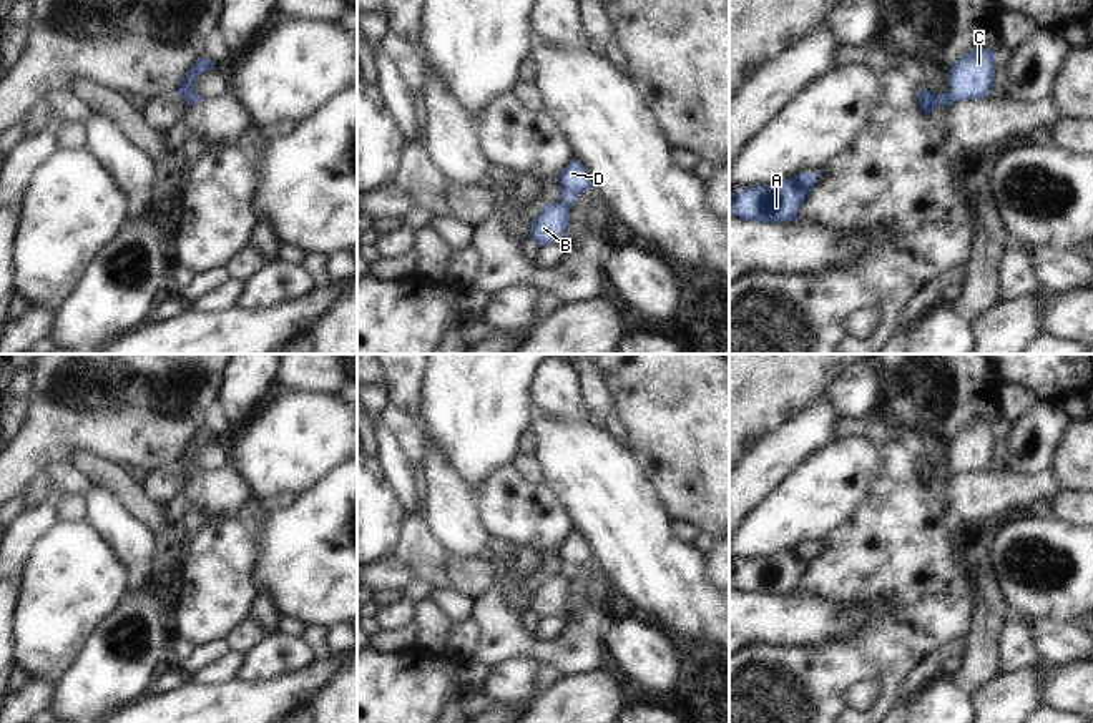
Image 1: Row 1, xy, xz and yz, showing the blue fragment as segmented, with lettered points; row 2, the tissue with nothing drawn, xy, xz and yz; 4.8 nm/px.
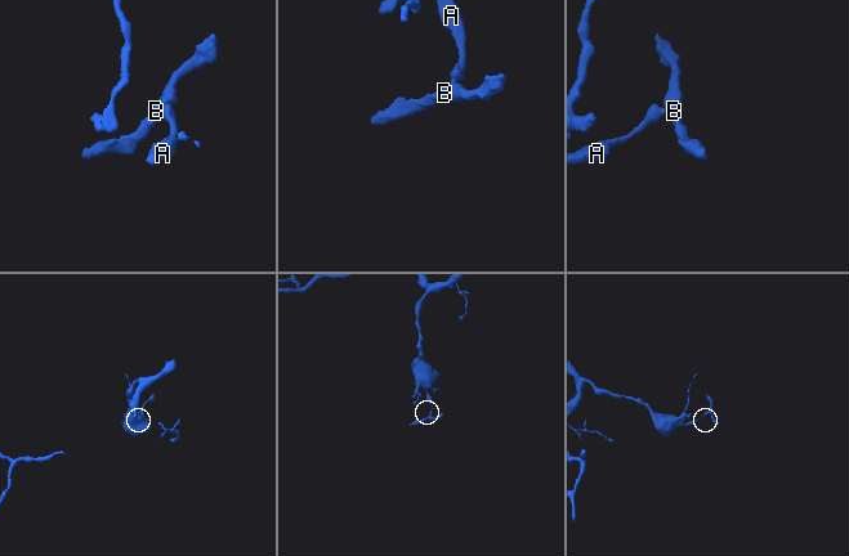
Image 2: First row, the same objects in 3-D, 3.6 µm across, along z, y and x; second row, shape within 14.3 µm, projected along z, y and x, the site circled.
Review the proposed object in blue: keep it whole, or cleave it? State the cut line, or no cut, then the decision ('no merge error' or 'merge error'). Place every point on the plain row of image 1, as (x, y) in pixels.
xz (560, 574), (568, 580) | merge error

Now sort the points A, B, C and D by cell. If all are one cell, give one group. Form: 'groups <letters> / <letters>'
groups A D / B C

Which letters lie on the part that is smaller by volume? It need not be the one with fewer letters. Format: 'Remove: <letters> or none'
Remove: B, C

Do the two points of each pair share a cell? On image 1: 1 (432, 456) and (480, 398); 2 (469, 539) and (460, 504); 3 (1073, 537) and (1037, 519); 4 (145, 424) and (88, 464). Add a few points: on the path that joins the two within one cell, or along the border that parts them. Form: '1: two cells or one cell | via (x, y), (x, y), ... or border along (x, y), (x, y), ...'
1: two cells | border along (421, 413), (426, 431), (462, 479)
2: one cell | via (460, 531), (460, 512)
3: one cell | via (1065, 537), (1055, 537), (1045, 527)
4: two cells | border along (67, 456), (92, 452), (115, 461), (127, 469)

